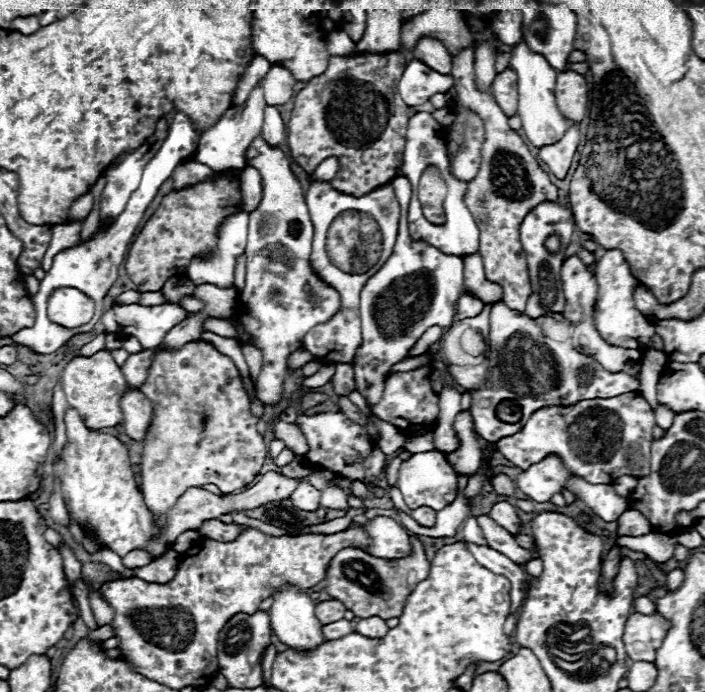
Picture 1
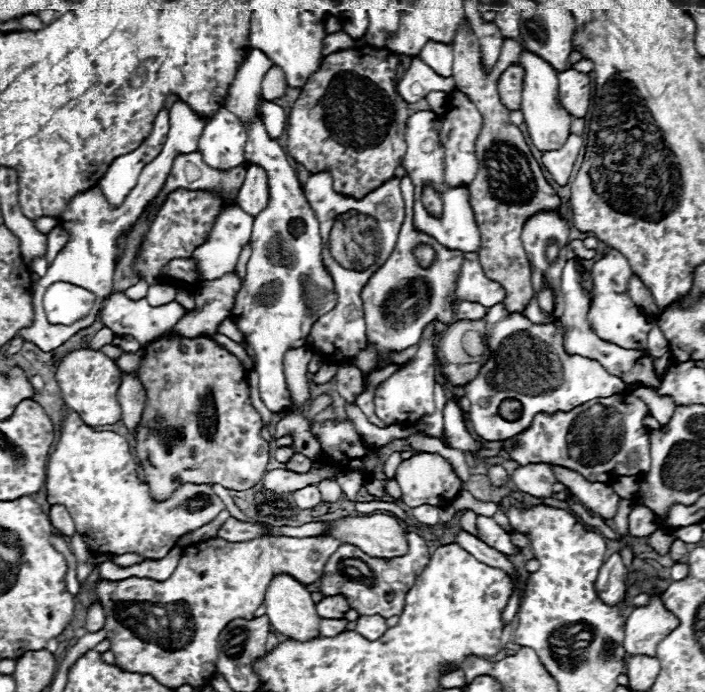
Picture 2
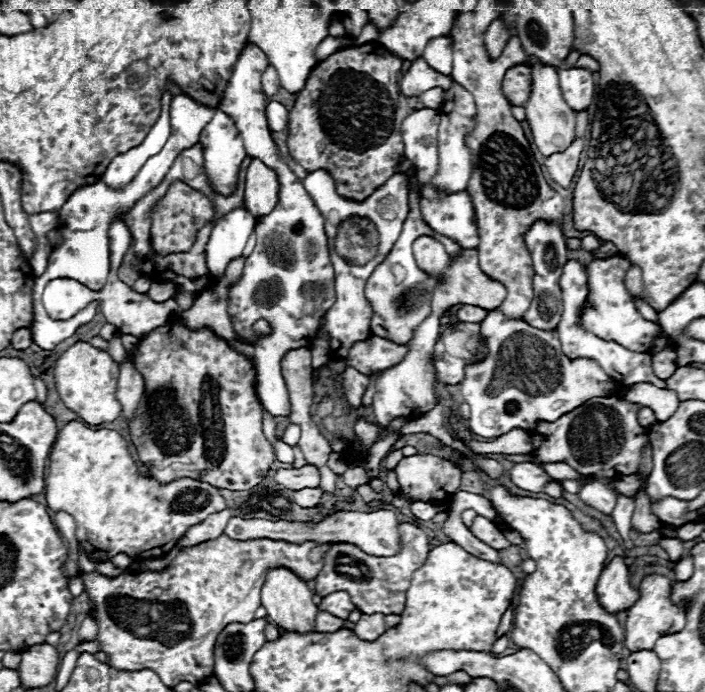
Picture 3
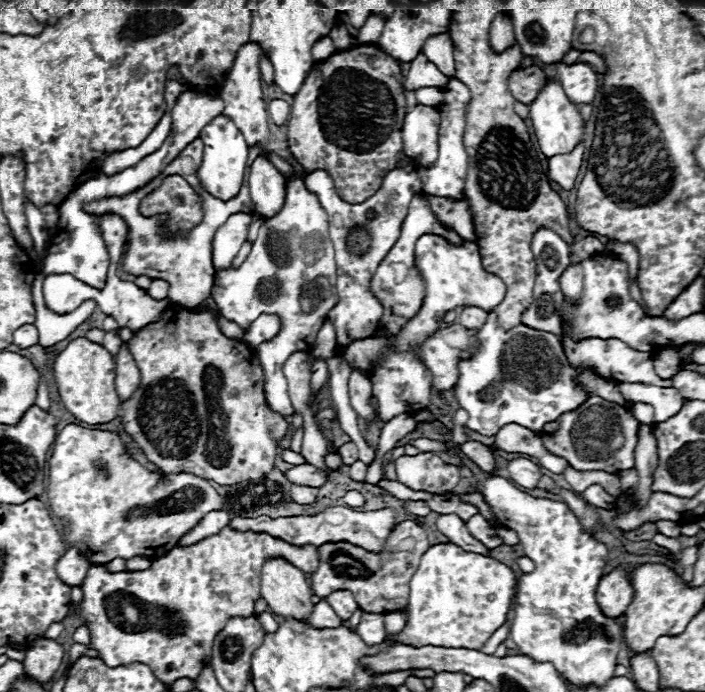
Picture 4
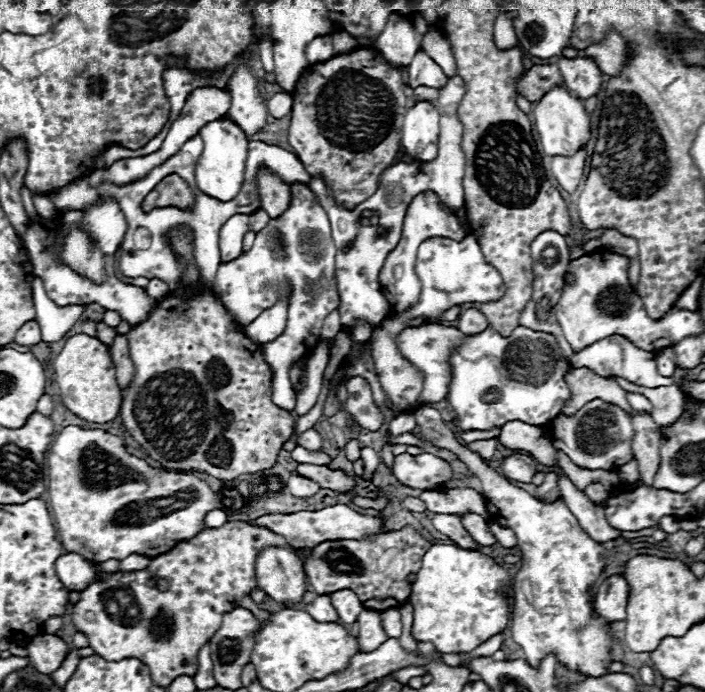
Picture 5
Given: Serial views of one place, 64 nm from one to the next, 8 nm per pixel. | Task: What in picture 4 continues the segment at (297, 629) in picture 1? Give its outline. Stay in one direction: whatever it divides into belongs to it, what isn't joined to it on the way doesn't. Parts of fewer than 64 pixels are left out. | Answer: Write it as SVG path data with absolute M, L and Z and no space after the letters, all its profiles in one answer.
M282 558L268 560L262 566L260 578L260 596L270 606L270 610L284 620L302 620L310 624L312 590L306 582L306 576Z

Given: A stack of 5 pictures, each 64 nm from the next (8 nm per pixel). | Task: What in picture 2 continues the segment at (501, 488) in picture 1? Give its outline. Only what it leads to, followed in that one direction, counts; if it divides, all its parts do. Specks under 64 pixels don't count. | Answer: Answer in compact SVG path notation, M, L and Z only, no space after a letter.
M492 466L492 468L488 470L488 478L490 478L490 482L492 482L496 488L508 486L508 480L510 480L510 476L506 474L506 470L504 470L502 466Z

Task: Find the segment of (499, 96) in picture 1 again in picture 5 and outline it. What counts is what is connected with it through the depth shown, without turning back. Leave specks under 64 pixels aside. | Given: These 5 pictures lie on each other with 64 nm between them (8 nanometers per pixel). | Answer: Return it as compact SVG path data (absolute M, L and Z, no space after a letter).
M550 64L550 66L532 66L526 74L522 74L516 80L516 92L518 96L526 98L528 102L540 100L552 86L562 84L560 70Z

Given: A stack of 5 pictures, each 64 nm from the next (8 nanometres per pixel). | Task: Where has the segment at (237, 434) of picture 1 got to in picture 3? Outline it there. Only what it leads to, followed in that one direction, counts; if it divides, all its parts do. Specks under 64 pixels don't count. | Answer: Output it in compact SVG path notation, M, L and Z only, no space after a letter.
M172 318L164 326L150 332L144 340L140 340L138 348L132 352L132 360L134 360L134 366L138 368L138 372L144 378L144 396L142 396L142 402L140 402L140 406L136 410L136 418L132 422L128 422L128 432L130 432L130 438L134 442L134 446L136 446L138 458L148 468L150 478L154 478L158 482L164 482L164 484L168 484L172 480L178 480L178 478L192 478L192 480L202 480L202 482L208 482L208 484L212 484L216 488L228 488L228 490L250 490L250 488L254 488L254 486L258 486L262 482L262 478L268 474L270 464L274 460L274 448L272 448L272 444L266 440L266 436L262 432L262 404L256 398L256 390L254 390L254 386L256 386L256 370L254 370L254 364L250 360L246 360L242 354L236 354L212 330L202 328L198 332L190 332L188 328L184 328L184 324L178 318Z

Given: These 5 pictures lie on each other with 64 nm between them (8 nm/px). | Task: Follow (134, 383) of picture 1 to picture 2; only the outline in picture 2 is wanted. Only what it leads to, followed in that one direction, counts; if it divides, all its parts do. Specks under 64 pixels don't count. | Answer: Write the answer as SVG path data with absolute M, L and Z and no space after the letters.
M138 350L136 354L128 354L124 352L120 360L116 360L116 364L120 366L120 370L124 374L130 374L130 376L140 376L140 364L142 364L142 356L144 356L144 350Z

